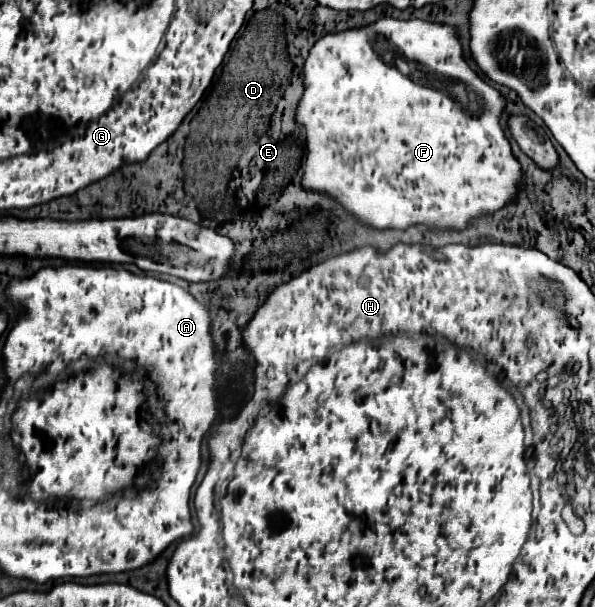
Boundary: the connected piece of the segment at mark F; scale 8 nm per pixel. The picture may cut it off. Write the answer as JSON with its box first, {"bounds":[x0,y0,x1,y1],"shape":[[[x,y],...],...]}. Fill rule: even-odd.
{"bounds":[296,17,520,229],"shape":[[[380,17],[374,25],[368,25],[364,29],[352,29],[352,31],[342,31],[342,33],[334,33],[334,35],[324,35],[310,49],[310,55],[304,63],[304,85],[306,85],[306,91],[304,91],[304,97],[296,111],[296,121],[306,125],[306,131],[308,131],[306,175],[304,175],[302,185],[312,191],[332,193],[356,219],[364,221],[366,225],[370,225],[374,229],[388,229],[388,227],[408,229],[410,225],[424,223],[434,229],[448,229],[448,227],[450,229],[466,229],[472,219],[492,215],[494,209],[498,211],[502,205],[506,205],[508,201],[514,199],[516,185],[520,179],[520,163],[514,159],[514,155],[510,151],[510,143],[500,125],[500,113],[506,105],[506,99],[496,89],[488,87],[476,75],[476,71],[462,59],[462,47],[460,47],[454,27],[428,23],[428,21],[420,21],[420,19],[398,21],[392,17]]]}

